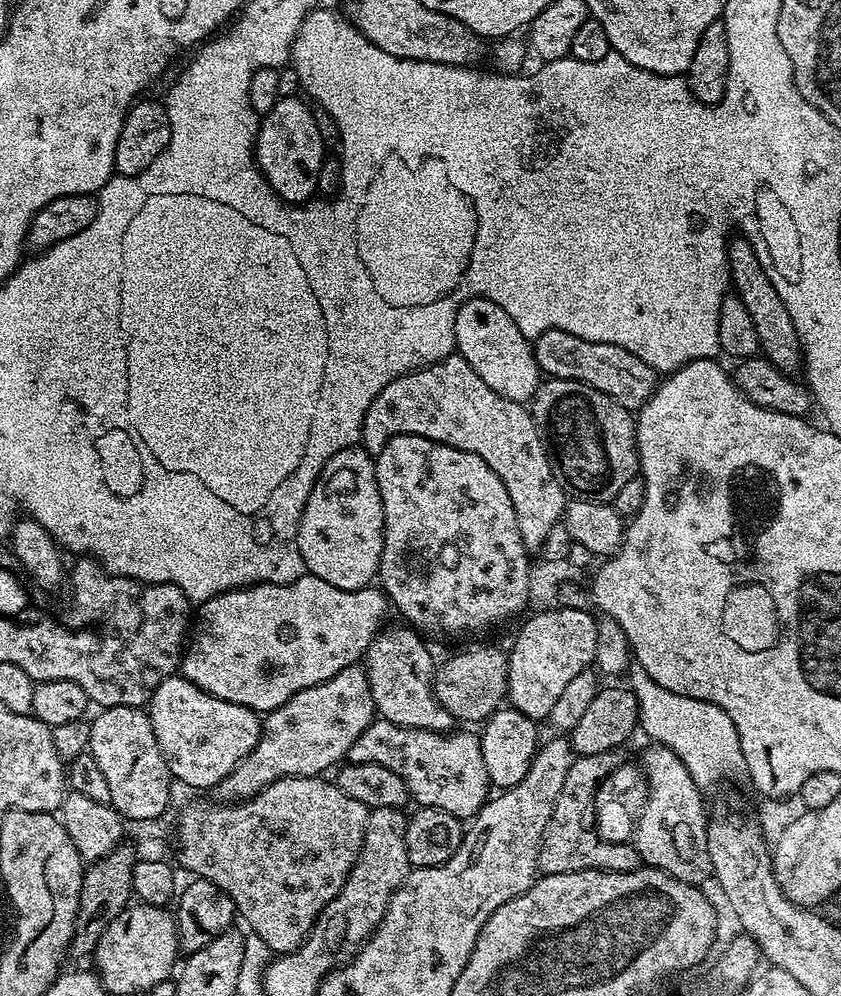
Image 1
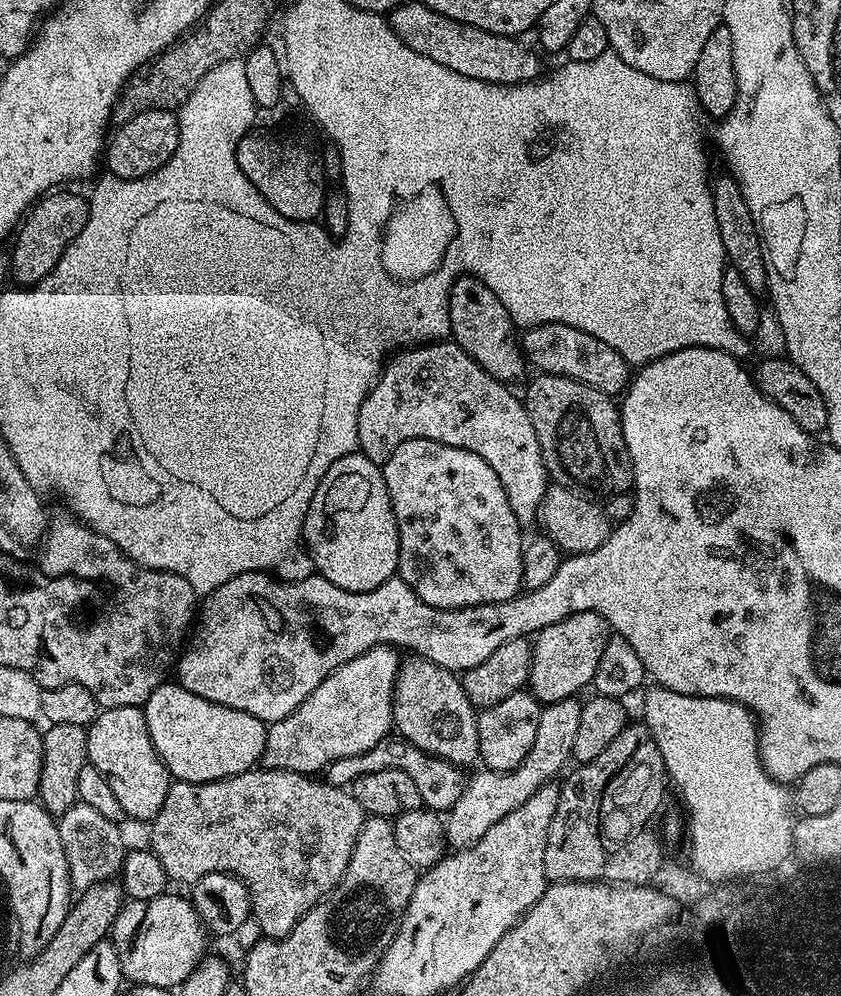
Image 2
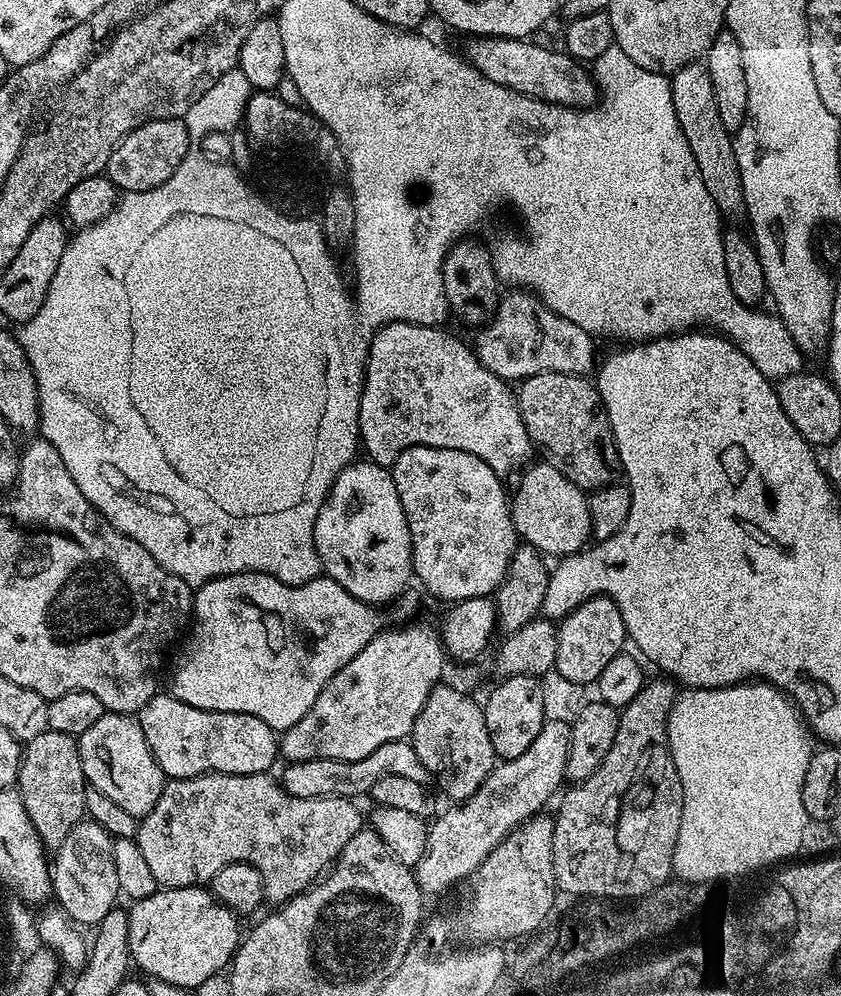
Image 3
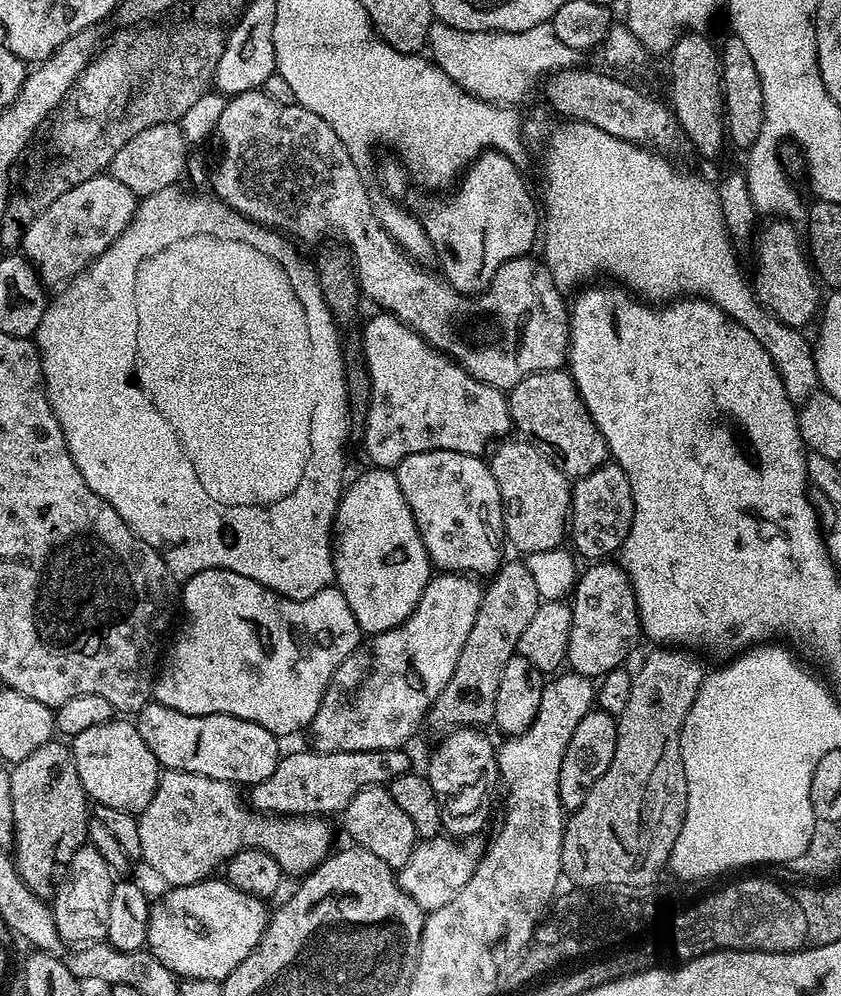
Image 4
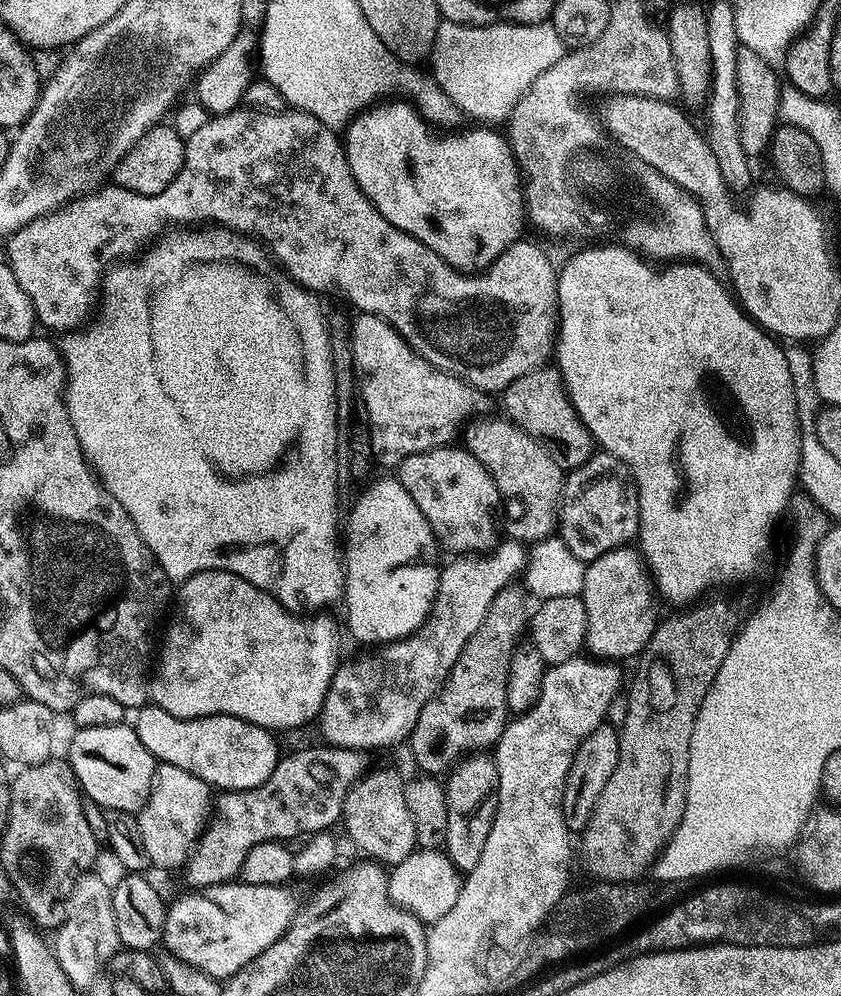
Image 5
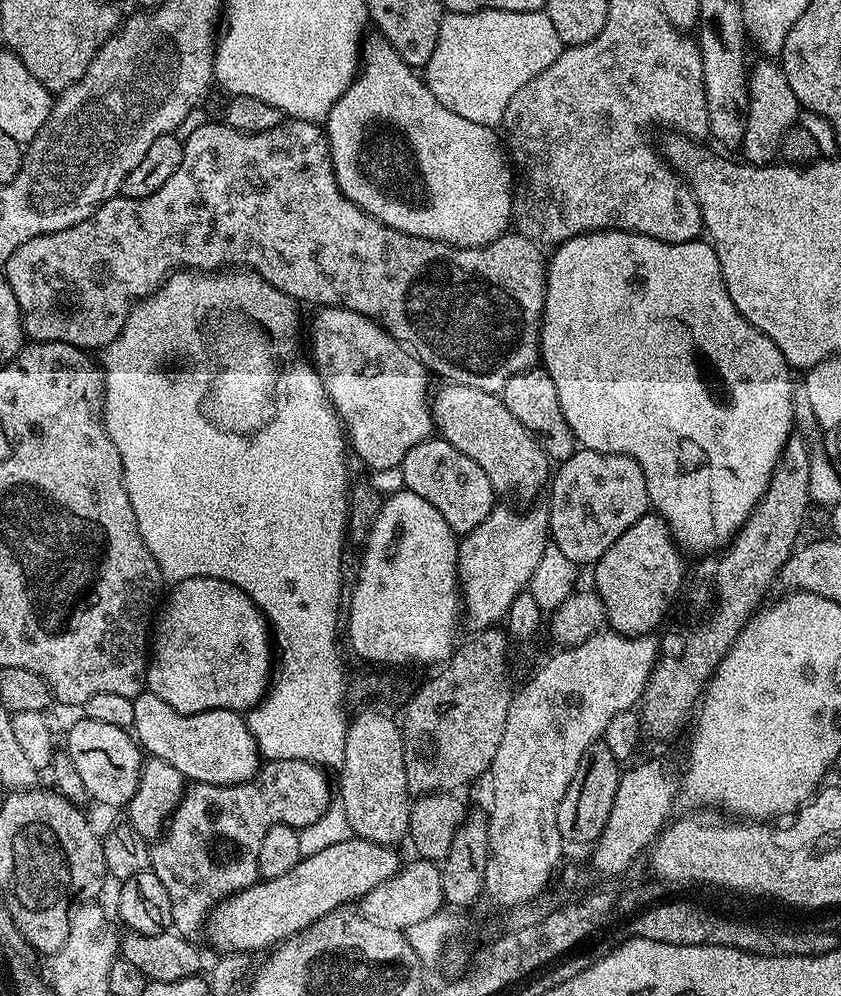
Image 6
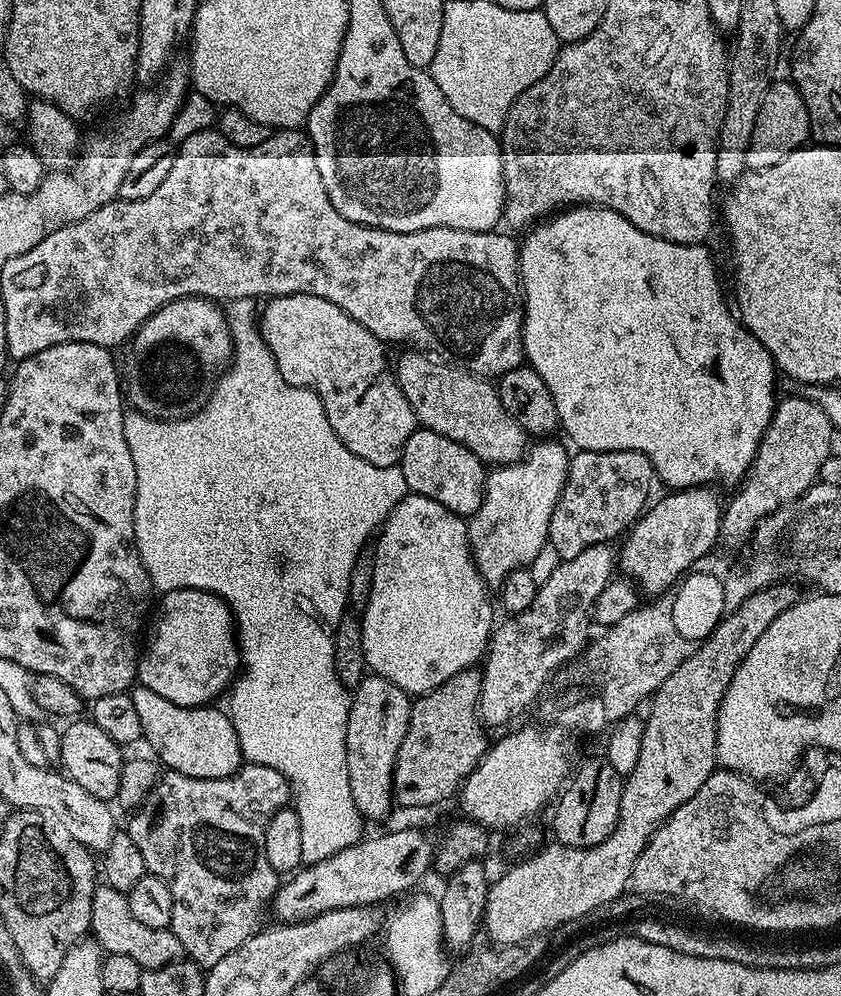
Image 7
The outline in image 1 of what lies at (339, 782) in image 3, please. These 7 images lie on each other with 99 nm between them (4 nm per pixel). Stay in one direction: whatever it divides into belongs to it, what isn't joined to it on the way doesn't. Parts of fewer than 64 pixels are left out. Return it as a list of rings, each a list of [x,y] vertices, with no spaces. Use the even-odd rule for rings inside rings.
[[[373,719],[362,734],[350,746],[347,763],[374,762],[394,770],[402,782],[406,782],[409,797],[422,808],[437,808],[455,816],[461,822],[471,821],[478,815],[481,806],[490,796],[490,785],[486,774],[486,762],[482,762],[480,737],[474,731],[459,732],[453,730],[447,734],[418,730],[417,728],[399,728],[394,722]]]

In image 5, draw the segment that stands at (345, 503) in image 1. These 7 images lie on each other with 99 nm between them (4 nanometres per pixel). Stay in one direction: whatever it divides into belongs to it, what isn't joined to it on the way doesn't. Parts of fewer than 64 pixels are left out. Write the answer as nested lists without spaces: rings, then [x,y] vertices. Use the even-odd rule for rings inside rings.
[[[373,479],[371,483],[365,487],[364,491],[355,497],[356,505],[352,508],[352,513],[348,516],[348,537],[342,540],[342,559],[344,566],[344,595],[342,597],[342,605],[344,604],[344,620],[346,632],[353,636],[360,644],[372,644],[368,646],[383,646],[392,643],[393,640],[405,640],[411,636],[413,632],[419,631],[423,627],[425,620],[432,614],[432,603],[436,598],[436,591],[440,585],[440,570],[442,567],[442,549],[436,542],[436,535],[430,526],[430,522],[426,520],[426,514],[422,514],[422,510],[418,510],[414,498],[410,498],[410,494],[406,494],[406,486],[402,486],[399,479],[392,480]]]

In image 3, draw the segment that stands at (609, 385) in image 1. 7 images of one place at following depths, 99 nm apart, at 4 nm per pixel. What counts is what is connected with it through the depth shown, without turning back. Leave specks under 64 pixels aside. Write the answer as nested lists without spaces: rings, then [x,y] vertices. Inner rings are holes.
[[[512,290],[509,296],[505,295],[492,313],[490,322],[479,329],[474,343],[474,351],[482,366],[490,370],[498,378],[509,382],[519,382],[528,376],[543,372],[557,372],[571,376],[587,377],[597,367],[597,341],[582,326],[574,326],[570,318],[562,318],[562,314],[554,314],[554,310],[545,308],[539,296],[531,290]]]

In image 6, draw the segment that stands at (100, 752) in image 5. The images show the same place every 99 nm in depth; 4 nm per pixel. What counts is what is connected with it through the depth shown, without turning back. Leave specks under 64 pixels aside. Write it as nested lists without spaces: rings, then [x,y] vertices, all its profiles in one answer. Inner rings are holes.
[[[80,718],[68,732],[66,751],[93,801],[123,809],[130,798],[134,798],[134,790],[138,790],[140,781],[142,749],[125,729],[110,726],[106,722]]]

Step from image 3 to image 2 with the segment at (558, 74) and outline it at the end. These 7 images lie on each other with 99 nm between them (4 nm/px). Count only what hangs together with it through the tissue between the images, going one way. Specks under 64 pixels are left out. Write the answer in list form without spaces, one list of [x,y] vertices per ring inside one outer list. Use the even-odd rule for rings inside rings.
[[[401,2],[398,7],[392,9],[390,23],[396,32],[396,40],[406,42],[406,46],[418,50],[420,54],[426,54],[426,58],[434,58],[434,62],[446,66],[448,70],[454,70],[454,74],[466,74],[466,78],[478,78],[491,84],[526,84],[535,81],[541,75],[539,58],[530,49],[523,48],[519,39],[463,24],[454,18],[446,18],[446,14],[438,14],[426,2]]]

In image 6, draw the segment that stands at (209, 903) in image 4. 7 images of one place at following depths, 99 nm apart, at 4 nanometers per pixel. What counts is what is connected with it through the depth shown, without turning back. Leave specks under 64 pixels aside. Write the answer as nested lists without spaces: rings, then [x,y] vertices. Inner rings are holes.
[[[353,838],[346,842],[337,842],[335,846],[329,846],[313,856],[305,856],[282,878],[261,879],[251,884],[246,890],[236,892],[229,896],[223,904],[215,909],[210,920],[210,932],[212,928],[212,944],[220,954],[253,954],[259,948],[271,949],[281,942],[304,932],[314,922],[318,922],[326,914],[336,911],[338,908],[355,905],[363,900],[374,886],[382,886],[395,872],[400,871],[402,859],[396,853],[395,847],[378,842],[370,842]]]

